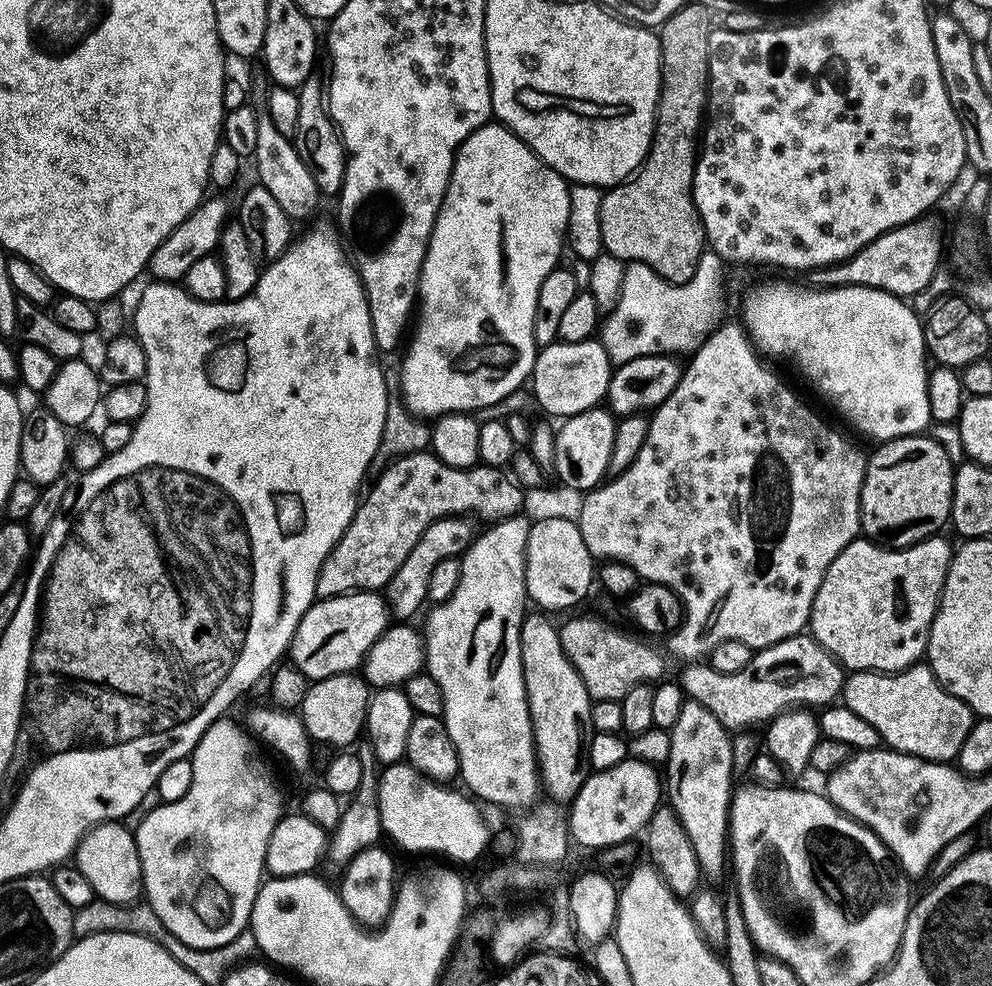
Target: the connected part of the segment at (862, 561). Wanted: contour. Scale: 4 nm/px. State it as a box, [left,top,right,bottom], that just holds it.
[810,534,954,674]

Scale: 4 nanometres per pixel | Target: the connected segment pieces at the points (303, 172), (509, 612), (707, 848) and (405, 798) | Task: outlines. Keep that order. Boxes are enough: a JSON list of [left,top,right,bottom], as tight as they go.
[[252,114,322,222],[426,514,542,814],[666,699,738,877],[379,762,488,864]]

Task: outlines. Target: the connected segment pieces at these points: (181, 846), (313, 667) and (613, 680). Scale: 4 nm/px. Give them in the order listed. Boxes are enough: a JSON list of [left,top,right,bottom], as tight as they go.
[[134,718,286,951],[291,592,390,682],[559,620,668,701]]

